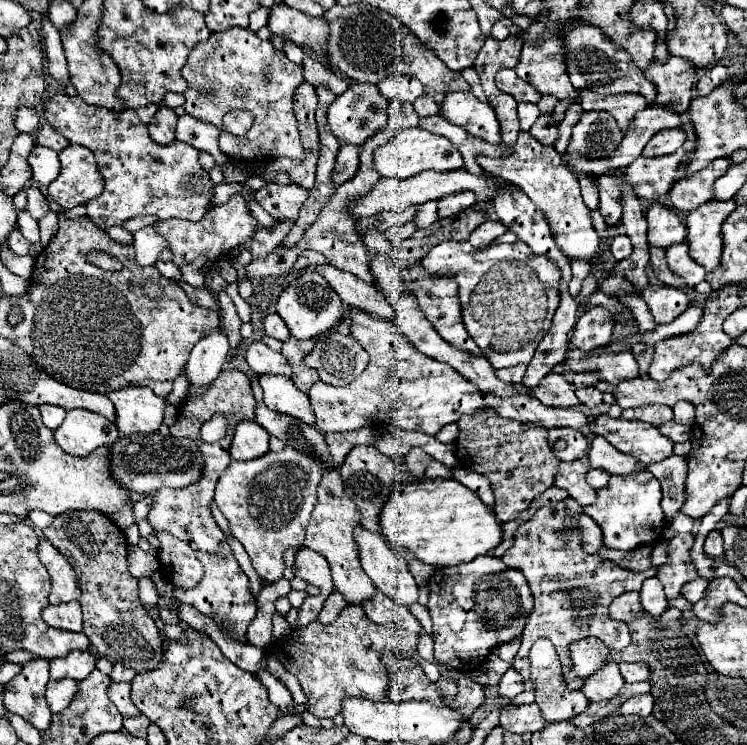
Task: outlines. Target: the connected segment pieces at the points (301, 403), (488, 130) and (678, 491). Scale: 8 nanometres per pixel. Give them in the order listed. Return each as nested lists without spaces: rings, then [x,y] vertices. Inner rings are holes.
[[[261,375],[259,385],[263,387],[263,401],[269,409],[291,415],[307,425],[313,425],[313,409],[309,397],[303,391],[299,391],[289,377]]]
[[[447,93],[441,103],[441,115],[453,125],[461,125],[473,137],[501,145],[493,107],[481,103],[471,93]]]
[[[671,455],[665,461],[647,465],[647,471],[653,473],[653,477],[657,477],[663,487],[663,513],[667,517],[675,515],[681,509],[681,503],[685,501],[685,459],[679,455]]]

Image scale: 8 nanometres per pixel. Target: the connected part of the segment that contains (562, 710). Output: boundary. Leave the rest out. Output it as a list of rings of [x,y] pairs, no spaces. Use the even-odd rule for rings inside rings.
[[[561,669],[533,671],[533,683],[537,687],[537,705],[547,723],[567,721],[585,711],[589,701],[581,691],[569,691],[563,683]]]

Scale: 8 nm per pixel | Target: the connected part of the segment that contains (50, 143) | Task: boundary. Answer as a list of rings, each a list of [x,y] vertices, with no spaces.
[[[41,123],[41,127],[35,133],[35,143],[43,145],[43,147],[49,147],[49,149],[53,149],[57,153],[63,151],[69,145],[69,141],[65,141],[65,137],[53,133],[53,129],[49,127],[49,123]]]

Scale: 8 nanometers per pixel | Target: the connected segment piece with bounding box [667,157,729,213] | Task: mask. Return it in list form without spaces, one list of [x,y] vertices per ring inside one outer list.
[[[721,157],[721,159],[711,161],[705,169],[679,179],[667,195],[669,207],[673,207],[675,211],[687,213],[687,211],[697,209],[701,203],[711,201],[715,179],[725,175],[727,169],[729,169],[729,159]]]

